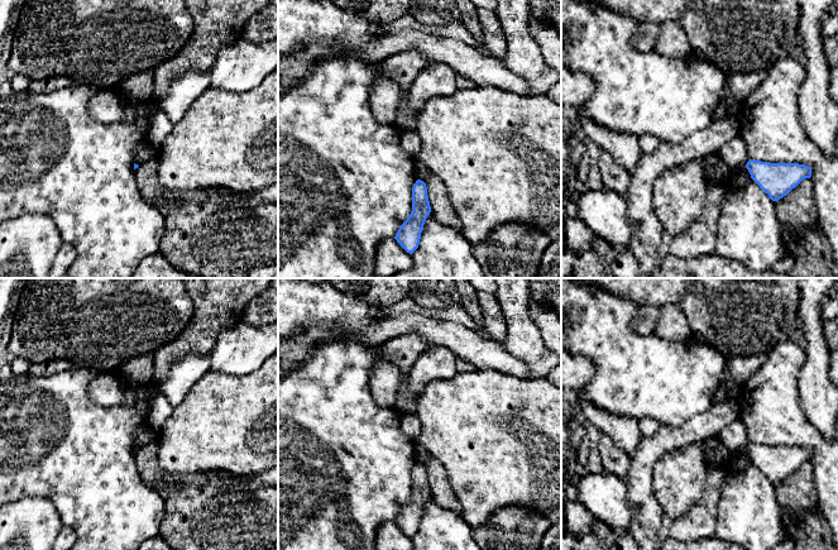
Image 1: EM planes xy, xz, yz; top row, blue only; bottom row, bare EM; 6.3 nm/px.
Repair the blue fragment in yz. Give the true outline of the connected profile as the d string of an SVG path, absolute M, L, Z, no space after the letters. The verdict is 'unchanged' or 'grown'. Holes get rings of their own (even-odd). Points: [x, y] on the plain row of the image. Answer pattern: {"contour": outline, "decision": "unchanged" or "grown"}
{"contour": "M750 443L746 451L751 461L772 484L782 482L803 463L811 460L811 451L799 446L770 446Z", "decision": "unchanged"}

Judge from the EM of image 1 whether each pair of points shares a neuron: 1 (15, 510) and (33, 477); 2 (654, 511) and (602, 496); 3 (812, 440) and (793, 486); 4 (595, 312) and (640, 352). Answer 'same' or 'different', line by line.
1: different
2: different
3: different
4: same

